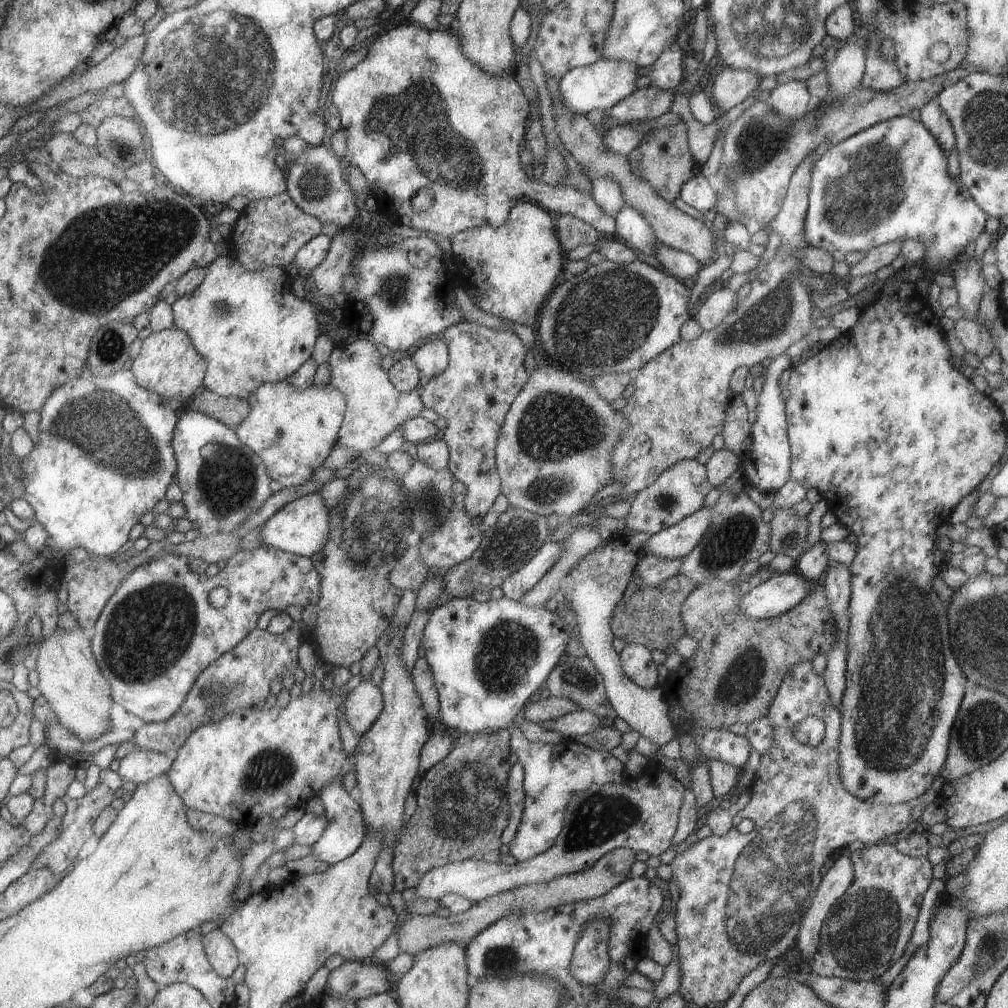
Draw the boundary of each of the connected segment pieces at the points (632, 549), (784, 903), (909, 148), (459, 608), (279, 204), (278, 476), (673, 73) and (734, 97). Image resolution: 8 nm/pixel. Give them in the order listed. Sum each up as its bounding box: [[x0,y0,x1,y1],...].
[[559,533,675,750],[667,662,915,1007],[804,115,986,275],[420,595,570,734],[231,191,322,271],[234,379,346,487],[649,42,685,90],[712,67,761,114]]

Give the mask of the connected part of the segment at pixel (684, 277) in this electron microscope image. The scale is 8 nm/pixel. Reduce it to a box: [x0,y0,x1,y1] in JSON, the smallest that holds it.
[655,240,700,285]

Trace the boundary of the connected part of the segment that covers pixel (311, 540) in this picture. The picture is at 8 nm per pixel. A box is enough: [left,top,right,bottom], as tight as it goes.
[259,493,328,558]

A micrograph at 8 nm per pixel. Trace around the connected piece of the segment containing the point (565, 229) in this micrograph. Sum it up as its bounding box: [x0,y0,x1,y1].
[556,216,601,255]

